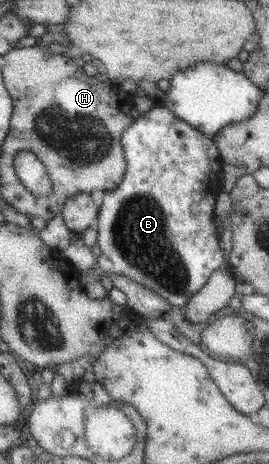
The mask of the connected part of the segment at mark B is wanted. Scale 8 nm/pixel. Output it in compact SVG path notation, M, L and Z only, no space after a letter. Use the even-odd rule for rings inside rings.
M154 105L149 111L140 114L140 116L133 120L133 123L129 125L127 128L123 129L123 133L121 133L121 148L123 148L123 156L125 156L125 171L123 174L123 177L121 178L121 181L119 184L117 184L116 188L113 188L112 190L105 191L105 195L103 196L103 202L99 208L99 211L97 212L97 246L99 247L99 250L101 251L101 254L97 256L95 263L95 269L91 269L91 271L88 272L88 274L91 274L94 278L101 279L102 276L109 275L111 272L113 274L119 274L121 276L125 276L131 281L145 287L149 288L149 290L153 290L153 292L157 293L158 296L161 296L164 300L167 300L167 303L172 307L183 307L187 300L192 296L192 294L195 294L204 284L207 282L207 279L209 278L209 275L214 270L217 270L223 266L223 255L224 250L221 248L221 243L219 242L219 235L215 233L214 230L214 205L215 200L217 197L217 194L219 192L222 192L221 183L218 180L217 174L222 172L222 160L220 159L219 151L217 150L217 147L215 146L214 139L209 138L205 136L202 132L199 132L196 128L191 128L187 122L183 122L183 120L179 120L179 117L175 116L173 112L169 112L167 108L163 107L162 105Z

